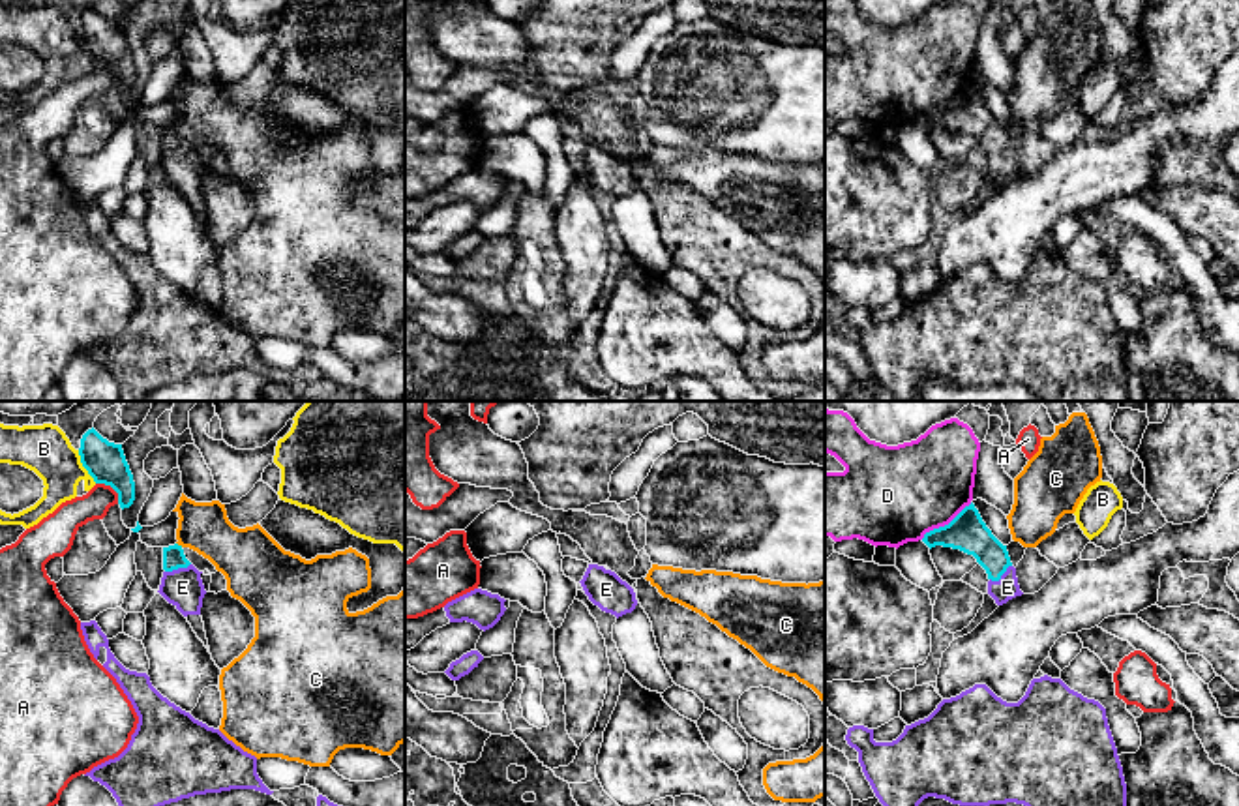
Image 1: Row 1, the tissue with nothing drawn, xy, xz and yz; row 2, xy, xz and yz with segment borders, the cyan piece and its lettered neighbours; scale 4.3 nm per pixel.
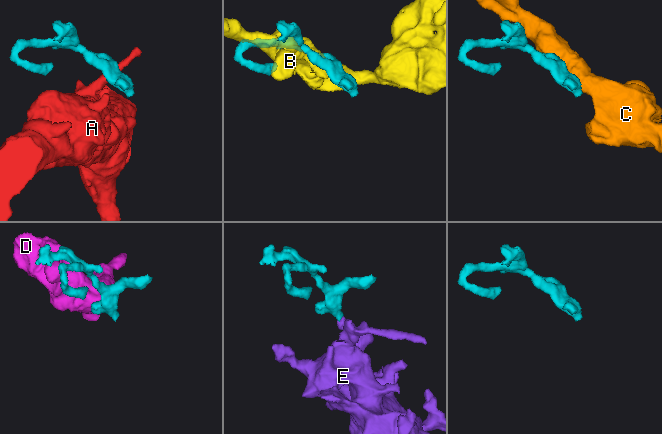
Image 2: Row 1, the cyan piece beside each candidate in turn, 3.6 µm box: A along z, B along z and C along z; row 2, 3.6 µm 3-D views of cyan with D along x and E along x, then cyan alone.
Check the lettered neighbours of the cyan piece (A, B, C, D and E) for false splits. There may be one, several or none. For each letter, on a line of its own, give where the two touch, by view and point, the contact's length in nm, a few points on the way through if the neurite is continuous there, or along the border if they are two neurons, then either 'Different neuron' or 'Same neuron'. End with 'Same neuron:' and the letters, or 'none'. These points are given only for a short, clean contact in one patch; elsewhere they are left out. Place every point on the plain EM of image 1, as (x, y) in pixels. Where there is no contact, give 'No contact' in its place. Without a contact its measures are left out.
A: Touches cyan at xy (111, 66). Shared border 140 nm. Boundary: xy (96, 62), (107, 64), (117, 74), (119, 83). Different neuron
B: Touches cyan at xy (83, 45). Shared border 170 nm. Different neuron
C: Touches cyan at xy (180, 126). Shared border 40 nm. Different neuron
D: Touches cyan at yz (945, 105). Shared border 280 nm. Boundary: yz (971, 83), (947, 104), (930, 109), (921, 119). Different neuron
E: Touches cyan at xy (177, 149). Shared border 120 nm. Path across: xy (173, 137), (177, 149), (182, 167). Same neuron
Same neuron: E

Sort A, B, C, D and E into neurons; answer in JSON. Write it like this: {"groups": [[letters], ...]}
{"groups": [["A"], ["B"], ["C"], ["D"], ["E"]]}

